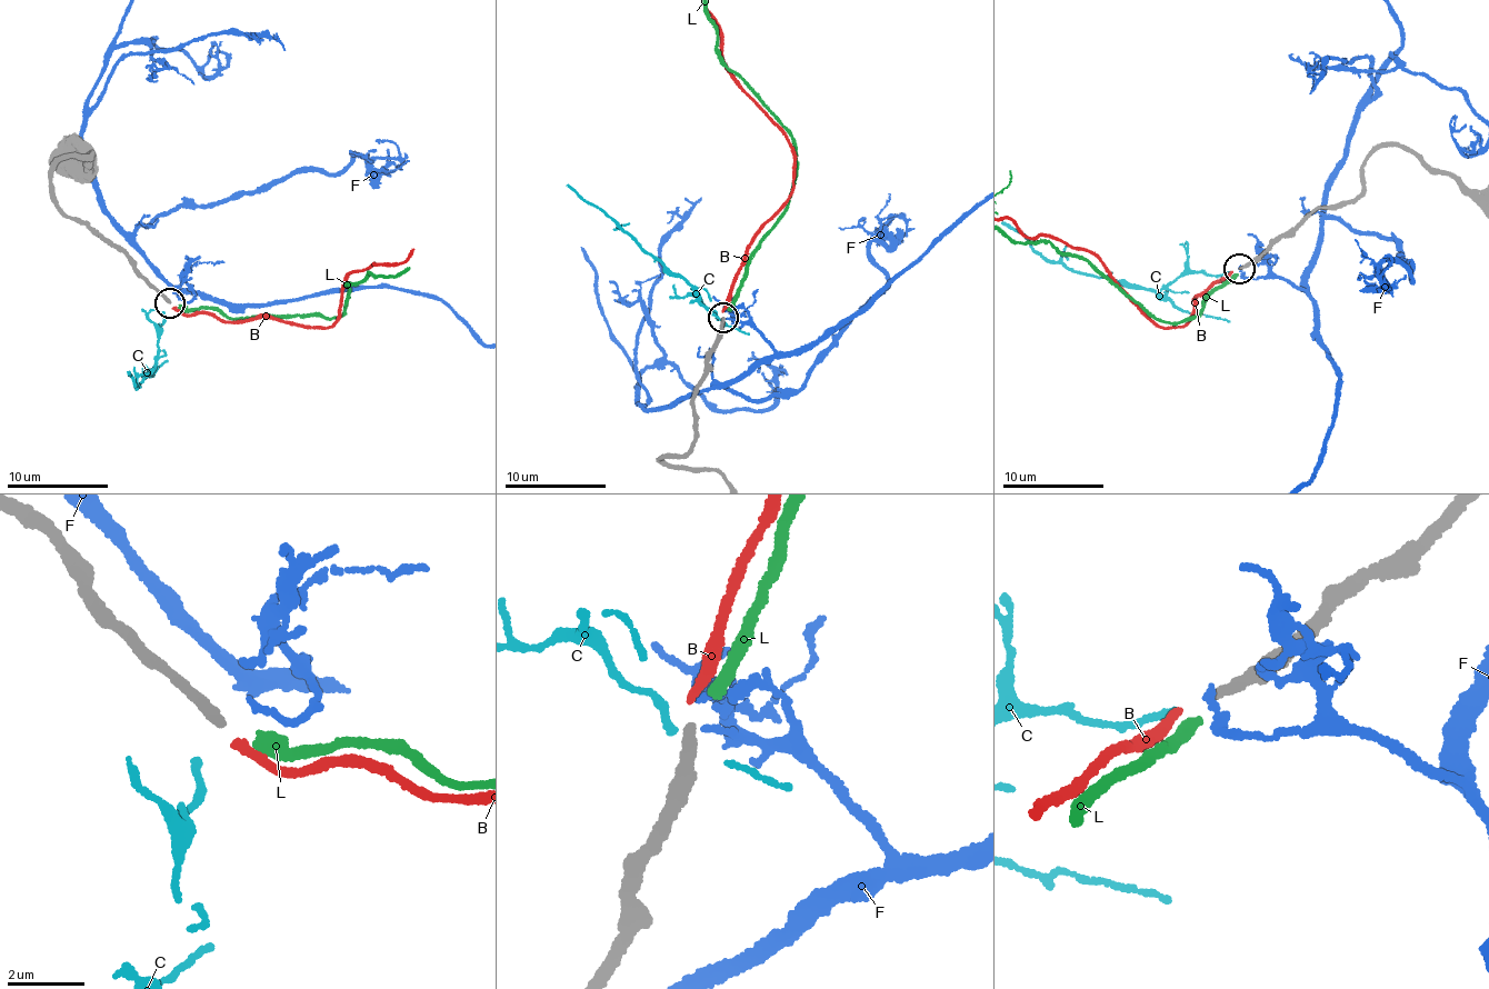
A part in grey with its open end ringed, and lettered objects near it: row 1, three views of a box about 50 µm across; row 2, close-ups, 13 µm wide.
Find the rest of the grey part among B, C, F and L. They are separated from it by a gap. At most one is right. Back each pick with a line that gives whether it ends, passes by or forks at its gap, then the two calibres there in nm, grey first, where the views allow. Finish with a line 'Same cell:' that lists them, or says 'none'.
Same cell: none

